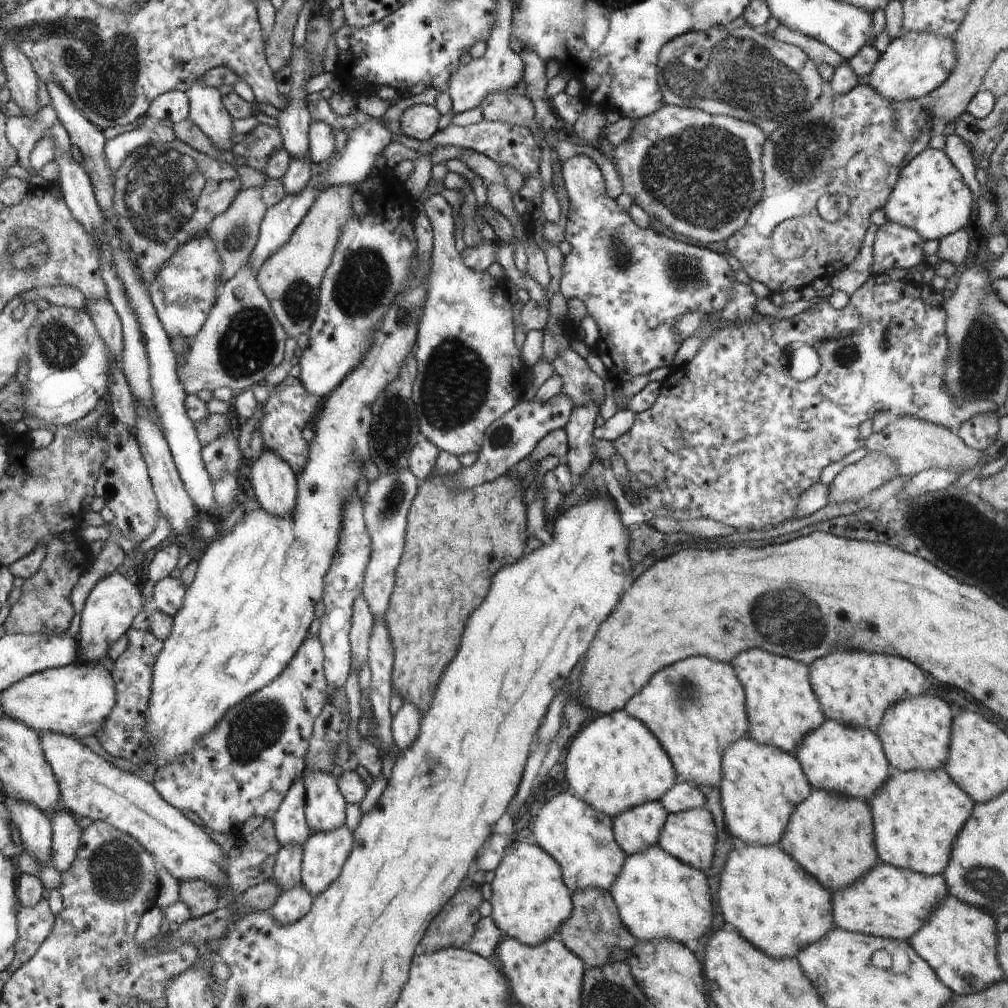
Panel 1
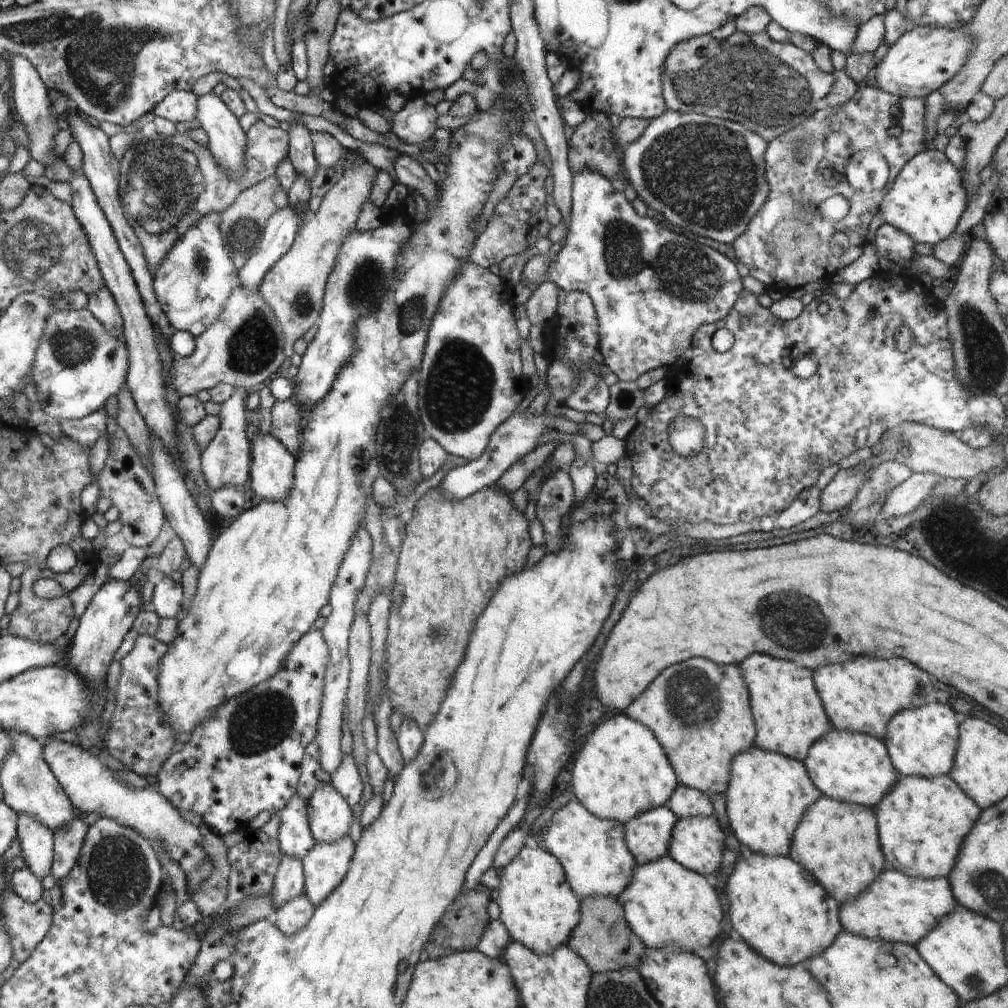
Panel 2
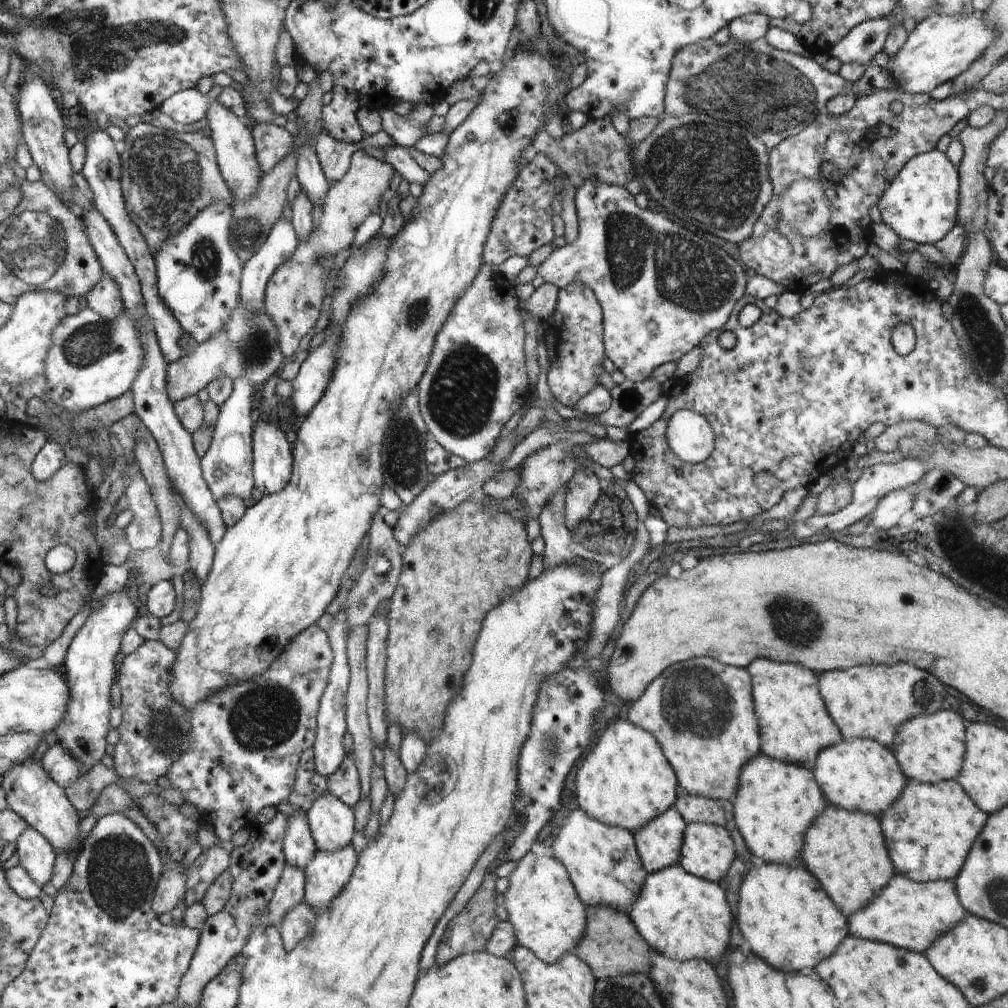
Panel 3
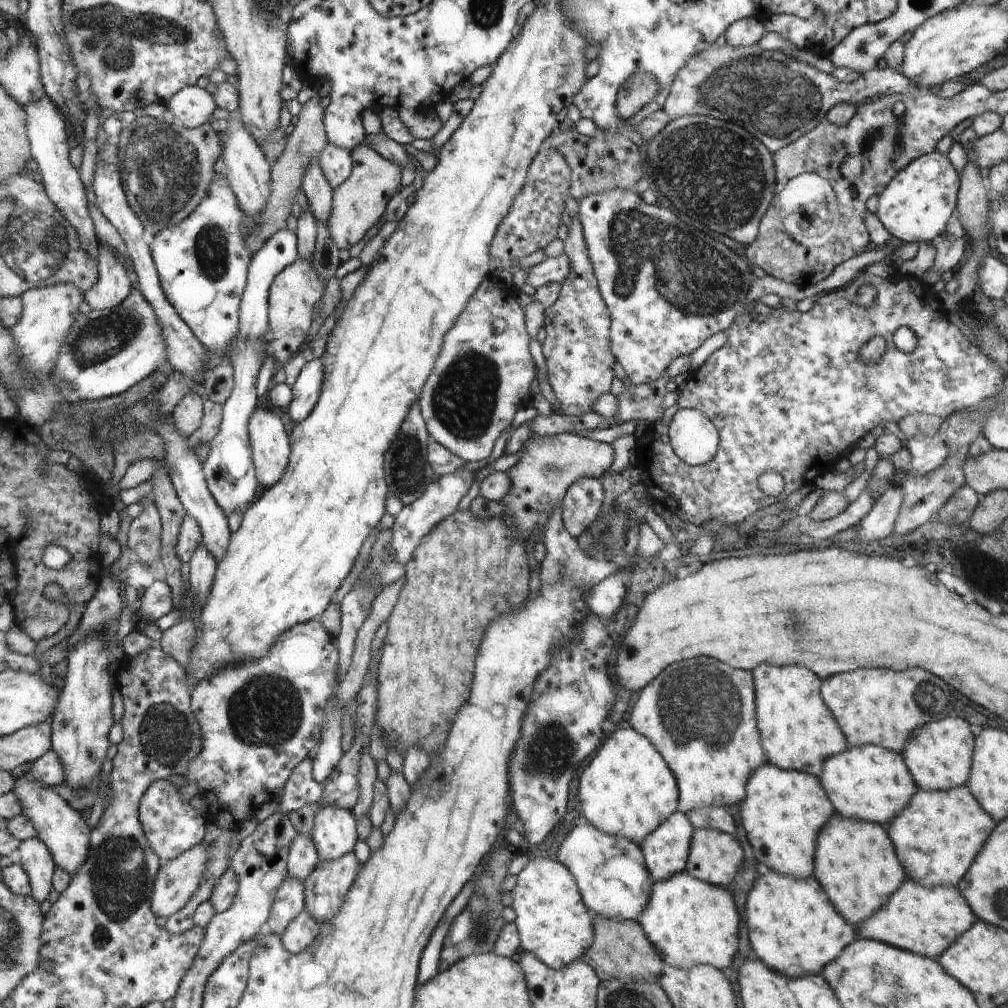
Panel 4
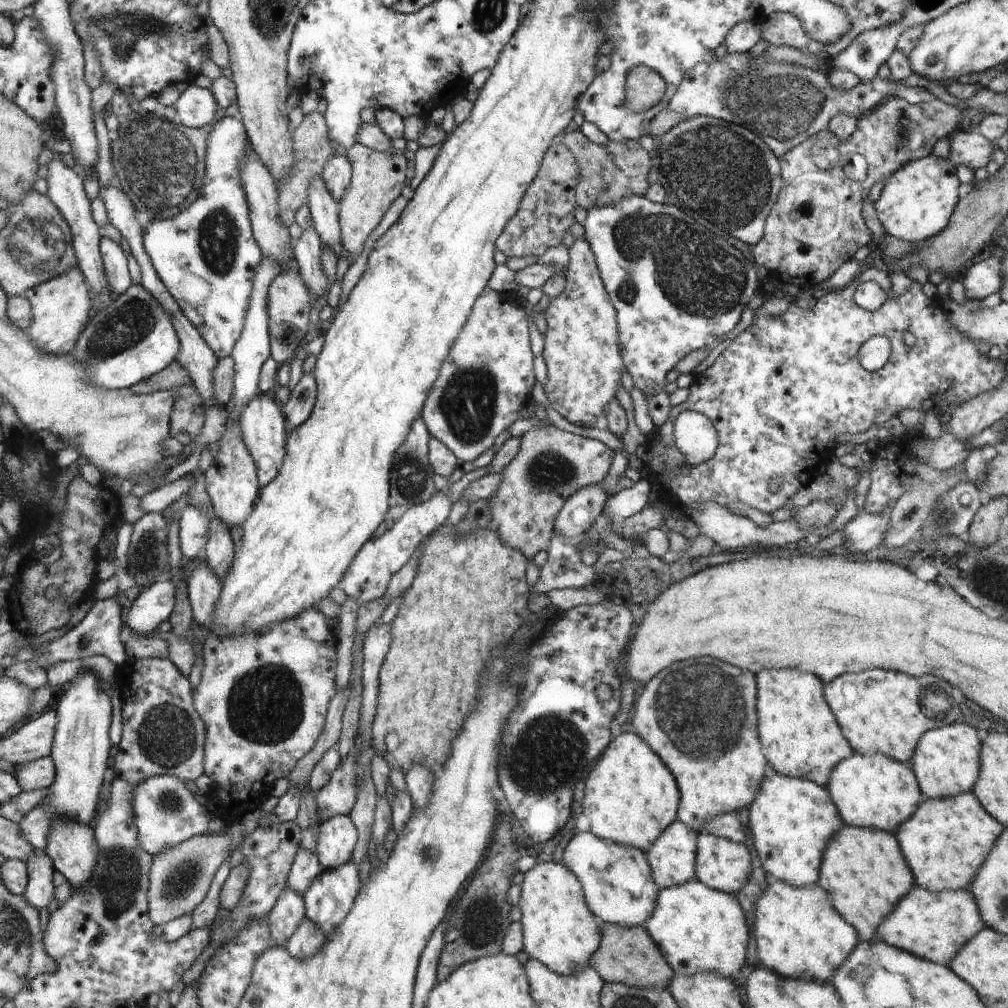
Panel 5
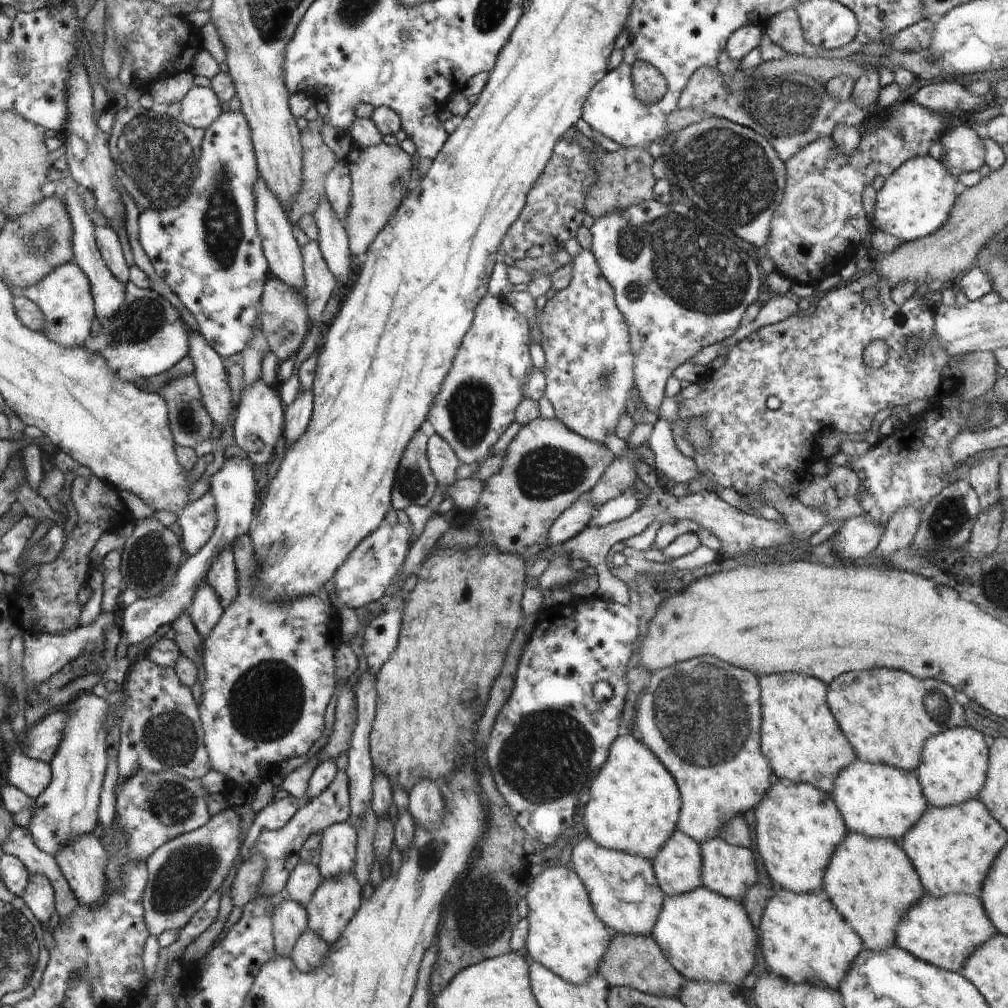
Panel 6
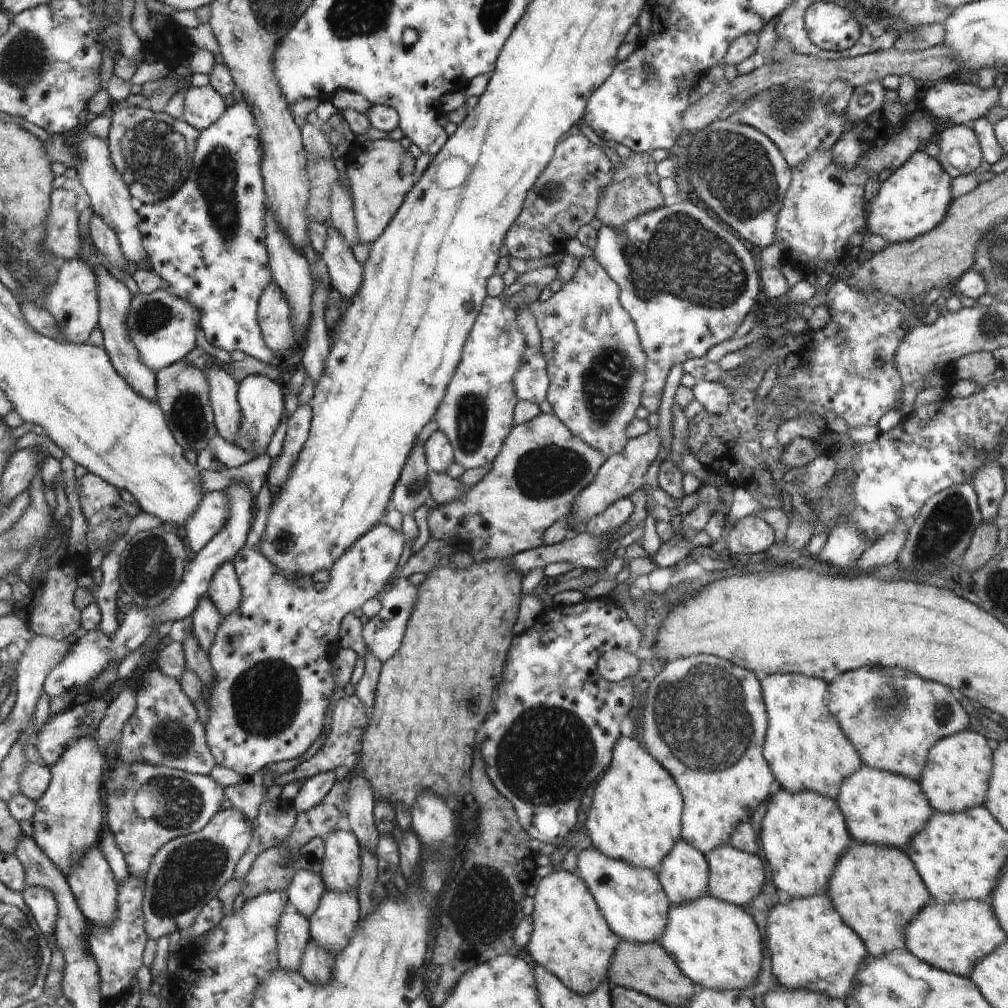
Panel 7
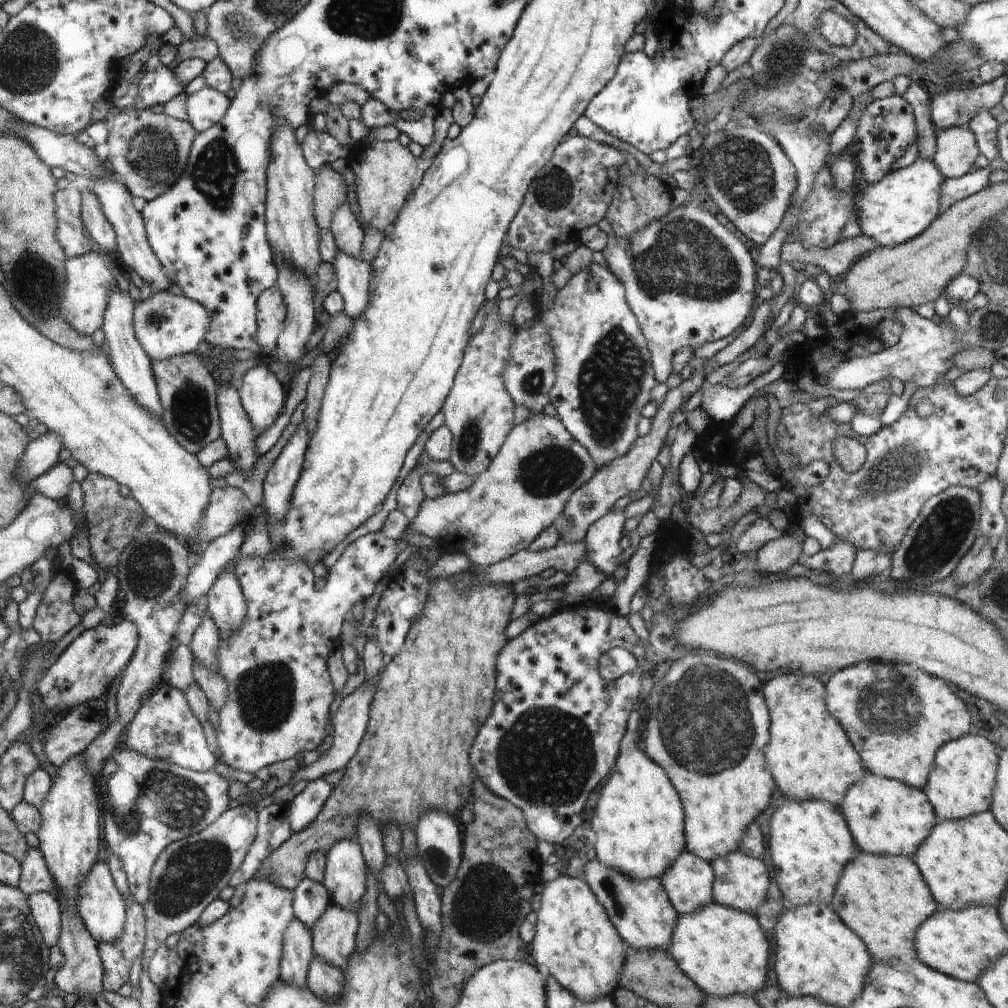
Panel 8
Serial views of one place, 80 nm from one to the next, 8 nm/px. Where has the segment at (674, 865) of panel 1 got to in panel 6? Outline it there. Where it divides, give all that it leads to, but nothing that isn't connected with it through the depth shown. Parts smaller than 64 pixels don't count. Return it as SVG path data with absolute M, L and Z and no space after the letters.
M702 886L677 897L665 895L652 936L666 960L688 982L740 985L754 968L759 934L740 901L724 898Z

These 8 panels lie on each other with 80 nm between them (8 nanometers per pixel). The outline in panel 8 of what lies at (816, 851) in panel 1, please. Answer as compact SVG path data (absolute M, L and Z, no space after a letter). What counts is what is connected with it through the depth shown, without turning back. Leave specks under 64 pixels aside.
M862 851L844 867L830 907L864 941L874 963L894 963L893 959L908 963L916 959L917 928L938 910L931 890L911 858Z

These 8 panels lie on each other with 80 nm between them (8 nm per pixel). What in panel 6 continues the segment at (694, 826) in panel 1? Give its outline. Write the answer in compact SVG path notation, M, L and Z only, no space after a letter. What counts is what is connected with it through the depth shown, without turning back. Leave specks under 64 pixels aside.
M721 836L702 843L702 882L709 891L721 894L724 898L741 901L748 889L756 884L758 871L754 854L750 849L728 844Z

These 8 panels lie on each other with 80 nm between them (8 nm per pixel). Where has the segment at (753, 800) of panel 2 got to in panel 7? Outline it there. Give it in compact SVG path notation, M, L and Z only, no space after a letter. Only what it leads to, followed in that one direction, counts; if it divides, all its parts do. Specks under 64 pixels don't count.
M775 783L769 803L759 841L762 842L761 850L772 870L772 882L777 890L788 899L807 899L826 894L839 858L852 844L837 800L815 792L791 793Z

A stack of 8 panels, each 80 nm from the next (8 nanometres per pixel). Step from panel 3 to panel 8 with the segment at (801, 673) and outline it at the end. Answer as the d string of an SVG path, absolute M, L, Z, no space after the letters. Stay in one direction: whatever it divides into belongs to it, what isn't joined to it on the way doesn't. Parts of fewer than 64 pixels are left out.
M786 674L766 684L770 715L768 769L775 784L791 801L824 801L841 808L845 792L867 773L860 755L841 724L828 712L826 687L816 676Z

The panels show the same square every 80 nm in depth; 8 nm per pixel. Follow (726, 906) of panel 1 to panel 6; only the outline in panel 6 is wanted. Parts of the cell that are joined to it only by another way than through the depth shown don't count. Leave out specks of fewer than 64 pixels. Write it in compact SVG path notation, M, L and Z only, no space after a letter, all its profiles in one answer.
M776 888L775 895L765 904L758 934L758 948L762 951L768 970L785 982L795 985L808 983L817 987L828 986L838 991L839 984L845 979L853 960L863 949L861 938L836 910L824 890L817 893L793 893Z

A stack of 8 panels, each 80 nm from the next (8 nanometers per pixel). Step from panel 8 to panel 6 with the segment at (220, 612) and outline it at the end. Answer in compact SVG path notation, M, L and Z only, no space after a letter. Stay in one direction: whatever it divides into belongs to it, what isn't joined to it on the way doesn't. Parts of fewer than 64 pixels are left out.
M230 547L222 551L211 564L206 582L217 592L224 609L236 600L239 593L238 571Z

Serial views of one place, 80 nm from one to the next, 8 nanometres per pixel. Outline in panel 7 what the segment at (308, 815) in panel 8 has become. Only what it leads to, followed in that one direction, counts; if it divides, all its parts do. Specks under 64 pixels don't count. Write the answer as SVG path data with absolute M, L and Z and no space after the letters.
M333 771L317 774L302 782L299 792L291 801L297 810L297 816L298 813L307 813L318 807L331 792L331 788L335 786L335 783L336 776Z

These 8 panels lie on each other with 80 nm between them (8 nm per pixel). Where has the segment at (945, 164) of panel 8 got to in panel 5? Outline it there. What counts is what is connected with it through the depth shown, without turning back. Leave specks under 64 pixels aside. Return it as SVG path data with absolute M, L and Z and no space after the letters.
M977 130L960 131L950 138L950 158L947 160L954 167L964 164L975 172L988 165L996 147L996 142L988 140Z

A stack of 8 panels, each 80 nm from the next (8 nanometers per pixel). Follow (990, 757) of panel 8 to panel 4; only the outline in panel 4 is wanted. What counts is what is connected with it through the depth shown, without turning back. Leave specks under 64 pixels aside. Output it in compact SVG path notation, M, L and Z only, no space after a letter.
M953 714L932 721L913 733L903 749L902 756L917 787L925 791L948 791L964 786L972 766L974 728L968 721Z

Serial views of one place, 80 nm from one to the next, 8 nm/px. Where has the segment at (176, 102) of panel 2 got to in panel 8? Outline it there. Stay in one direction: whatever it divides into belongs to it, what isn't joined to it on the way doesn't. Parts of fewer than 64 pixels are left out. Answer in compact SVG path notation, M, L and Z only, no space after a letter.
M206 85L200 91L187 96L187 120L199 134L213 124L218 124L226 114L230 103L231 100L225 94Z

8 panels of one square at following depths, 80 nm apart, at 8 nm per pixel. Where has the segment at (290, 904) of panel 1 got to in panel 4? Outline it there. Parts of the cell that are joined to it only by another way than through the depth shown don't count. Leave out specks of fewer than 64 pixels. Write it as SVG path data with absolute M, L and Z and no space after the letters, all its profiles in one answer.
M304 910L292 920L287 931L282 934L283 945L287 952L298 954L309 948L319 937L319 922Z

